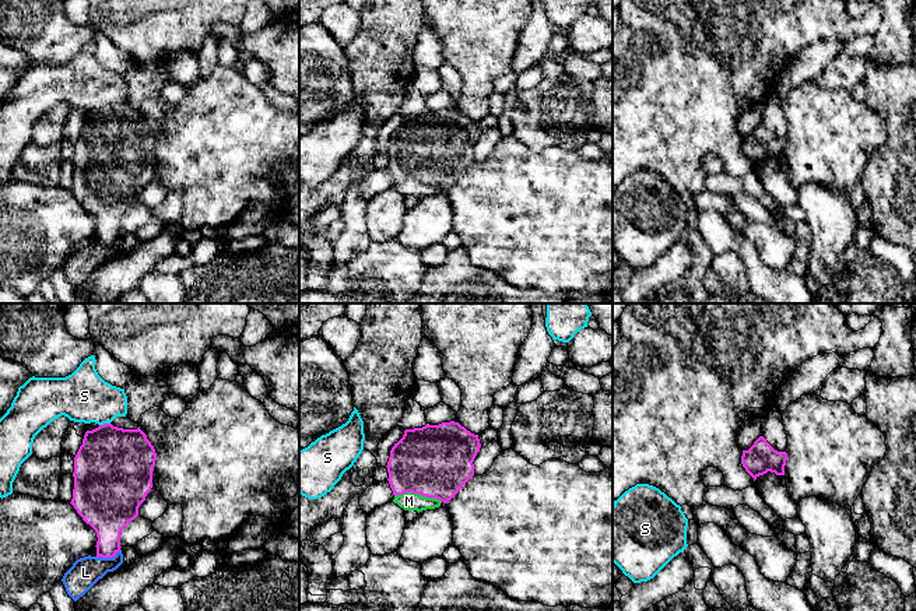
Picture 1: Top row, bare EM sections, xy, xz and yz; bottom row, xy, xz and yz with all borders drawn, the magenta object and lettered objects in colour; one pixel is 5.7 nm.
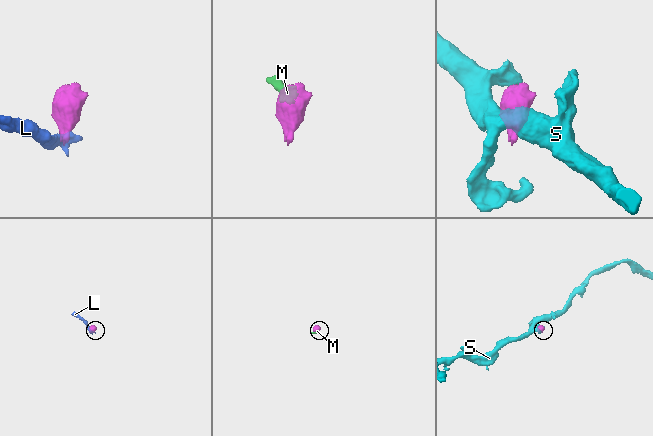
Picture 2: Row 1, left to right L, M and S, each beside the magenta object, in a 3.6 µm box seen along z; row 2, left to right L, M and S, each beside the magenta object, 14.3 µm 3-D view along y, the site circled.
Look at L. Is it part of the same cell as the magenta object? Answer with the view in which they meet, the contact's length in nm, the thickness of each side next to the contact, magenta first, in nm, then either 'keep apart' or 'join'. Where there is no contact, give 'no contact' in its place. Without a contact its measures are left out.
contact in xy; length 160 nm; calibres 240 and 170 nm; keep apart

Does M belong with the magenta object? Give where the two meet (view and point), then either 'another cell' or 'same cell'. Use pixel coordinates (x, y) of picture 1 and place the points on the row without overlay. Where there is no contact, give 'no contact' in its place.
xz (418, 181) | same cell

